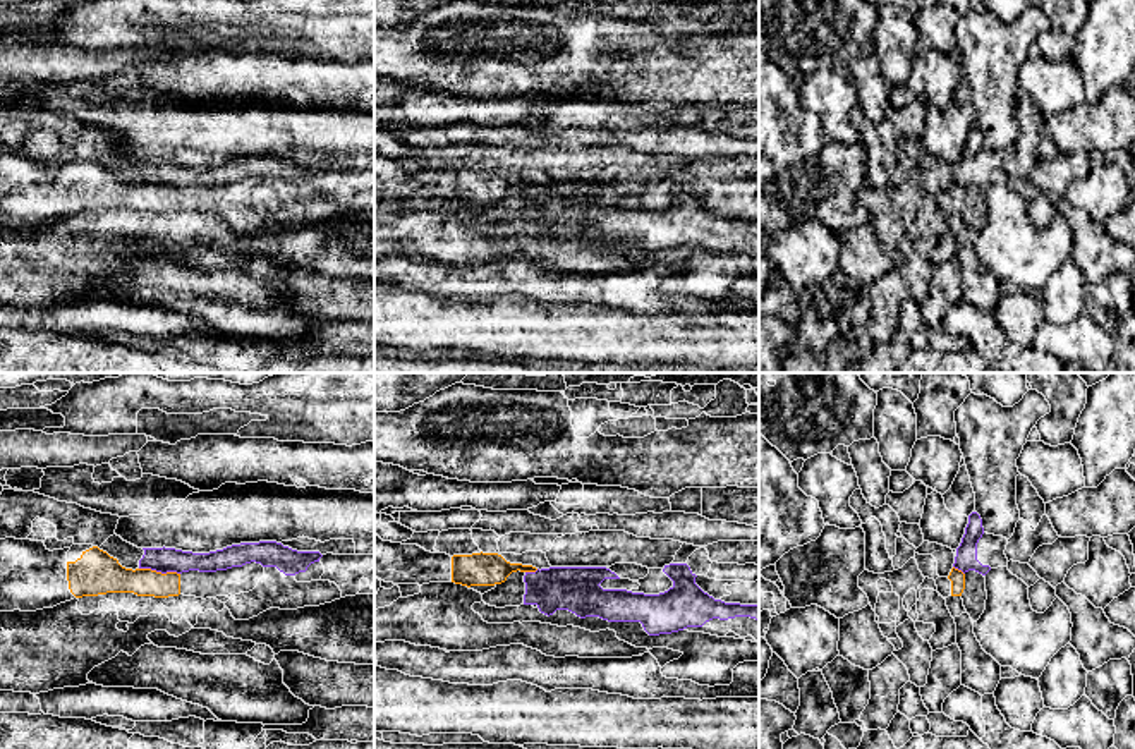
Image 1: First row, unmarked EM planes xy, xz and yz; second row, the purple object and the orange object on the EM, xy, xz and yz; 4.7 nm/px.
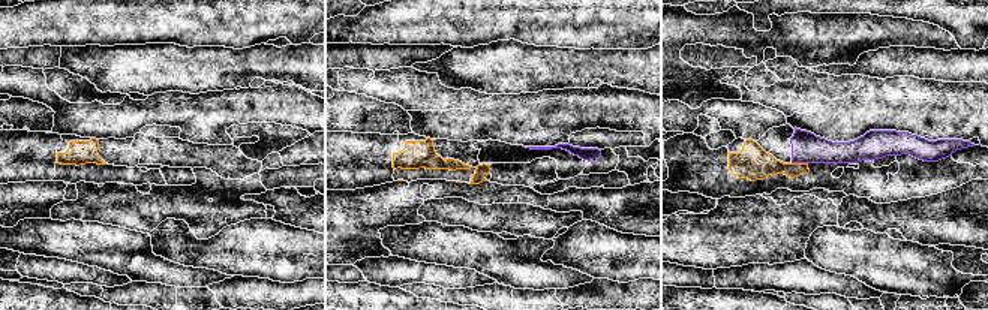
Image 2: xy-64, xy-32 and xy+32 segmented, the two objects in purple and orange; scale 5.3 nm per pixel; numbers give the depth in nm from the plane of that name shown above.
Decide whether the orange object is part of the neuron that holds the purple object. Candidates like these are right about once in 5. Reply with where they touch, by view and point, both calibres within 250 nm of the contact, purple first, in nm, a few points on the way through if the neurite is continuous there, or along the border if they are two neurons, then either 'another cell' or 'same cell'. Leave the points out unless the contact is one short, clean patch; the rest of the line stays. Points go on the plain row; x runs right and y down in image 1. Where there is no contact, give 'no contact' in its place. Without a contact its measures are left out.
meets purple in xy at (160, 186); 120 nm thick on the purple side, 160 nm on the other; another cell

